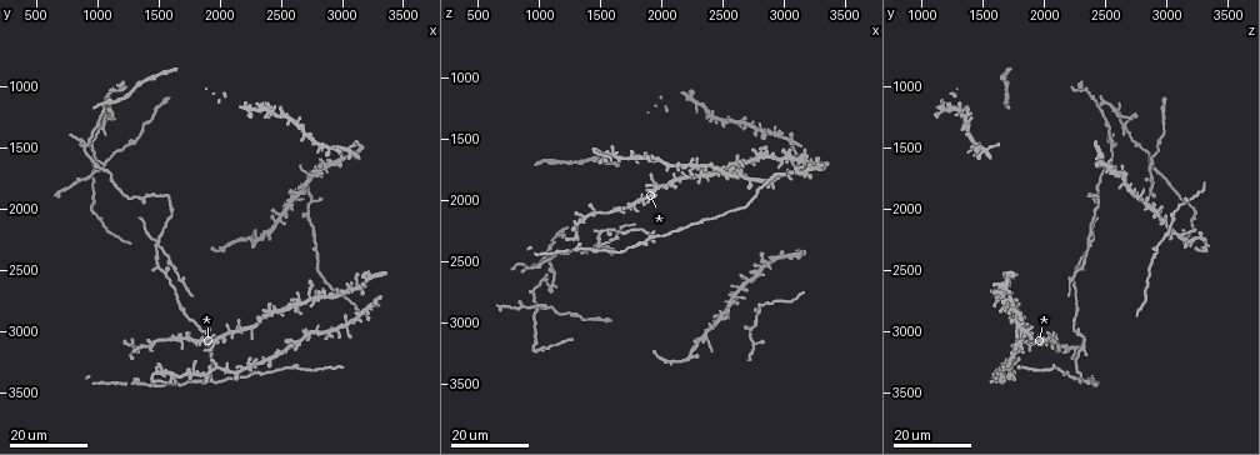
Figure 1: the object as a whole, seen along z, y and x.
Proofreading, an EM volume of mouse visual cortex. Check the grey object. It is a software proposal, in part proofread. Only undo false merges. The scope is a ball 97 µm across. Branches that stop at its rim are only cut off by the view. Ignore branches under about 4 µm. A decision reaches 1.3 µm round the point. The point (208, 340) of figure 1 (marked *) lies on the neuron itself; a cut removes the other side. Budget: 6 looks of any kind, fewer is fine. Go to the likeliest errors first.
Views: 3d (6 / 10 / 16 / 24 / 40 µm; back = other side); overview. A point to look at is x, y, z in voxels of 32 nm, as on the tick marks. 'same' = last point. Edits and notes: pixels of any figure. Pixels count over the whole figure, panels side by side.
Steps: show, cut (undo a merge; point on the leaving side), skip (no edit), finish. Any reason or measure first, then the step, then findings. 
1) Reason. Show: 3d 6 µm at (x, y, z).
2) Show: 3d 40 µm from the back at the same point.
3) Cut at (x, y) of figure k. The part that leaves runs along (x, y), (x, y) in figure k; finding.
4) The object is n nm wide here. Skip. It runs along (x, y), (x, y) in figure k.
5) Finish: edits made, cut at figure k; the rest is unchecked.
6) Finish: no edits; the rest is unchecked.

Show: 3d 16 µm at (1500, 2300, 2380).

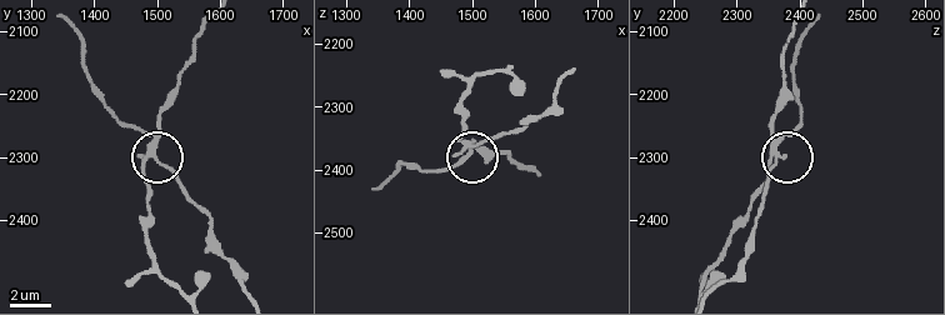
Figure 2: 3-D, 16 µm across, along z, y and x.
Show: 3d 6 µm at (1490, 2295, 2365).

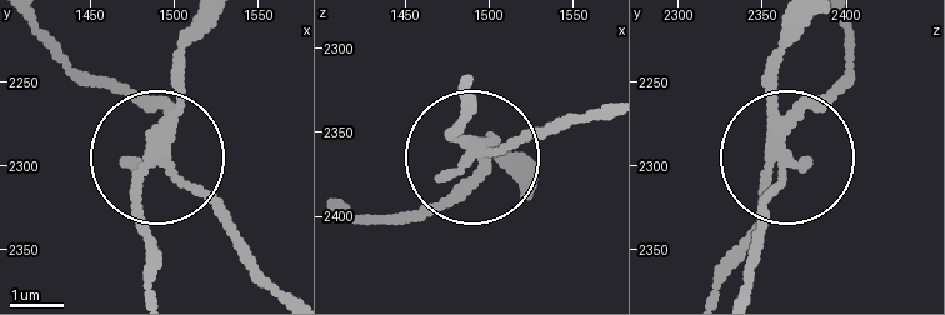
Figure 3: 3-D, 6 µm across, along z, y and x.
Show: 3d 6 µm from the back at (1494, 2296, 2360).

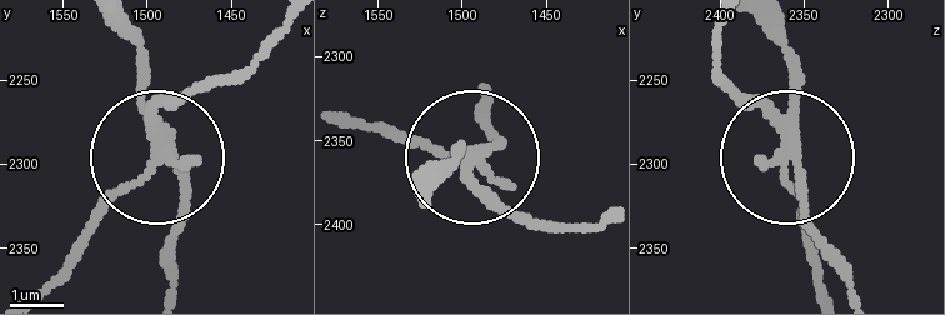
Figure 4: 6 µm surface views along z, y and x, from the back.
4 arms meet here. Cut at (188, 96) of figure 4. The part that leaves runs along (150, 145), (136, 180), (43, 288) in figure 4; a second neuron is stuck on.

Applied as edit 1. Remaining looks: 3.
Show: overview.

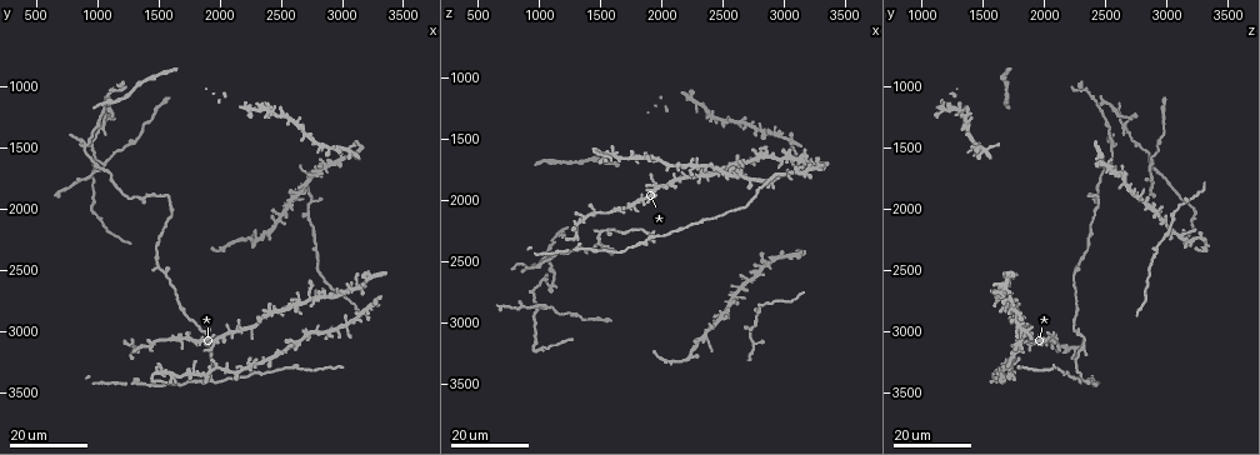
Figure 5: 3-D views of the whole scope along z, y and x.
Looks like a crossing. Show: 3d 16 µm at (900, 1500, 2540).

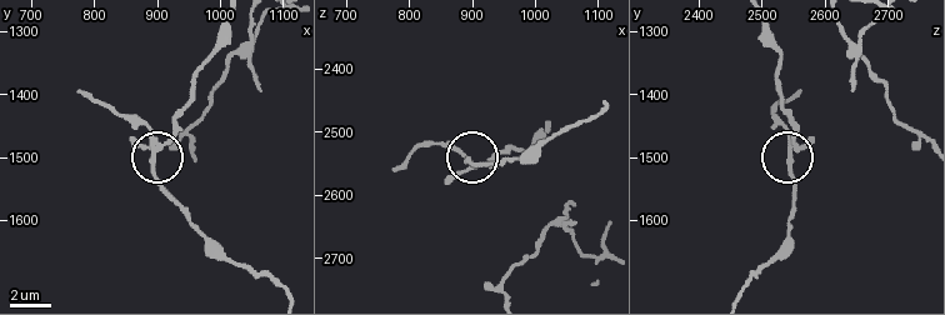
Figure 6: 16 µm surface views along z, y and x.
Closer look. Show: 3d 6 µm at (900, 1485, 2550).

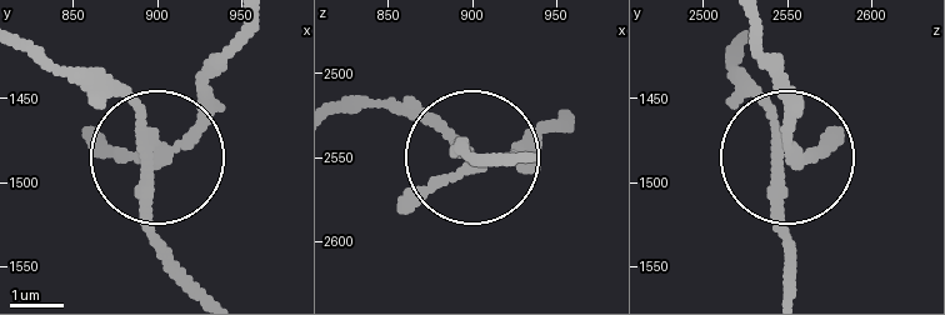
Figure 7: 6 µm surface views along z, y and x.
4 arms meet here. Cut at (218, 101) of figure 7. The part that leaves runs along (158, 145), (180, 131), (199, 78), (243, 24) in figure 7; two neurons meet here.

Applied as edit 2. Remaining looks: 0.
Finish: edits made, cut at figure 4, cut at figure 7; the rest is unchecked.

